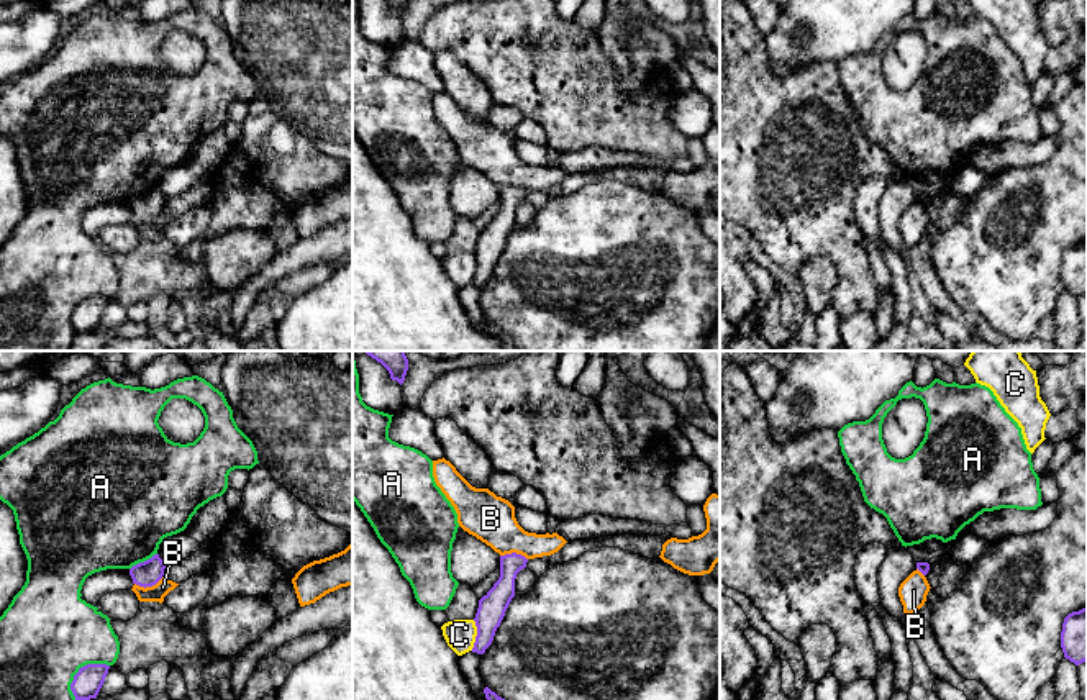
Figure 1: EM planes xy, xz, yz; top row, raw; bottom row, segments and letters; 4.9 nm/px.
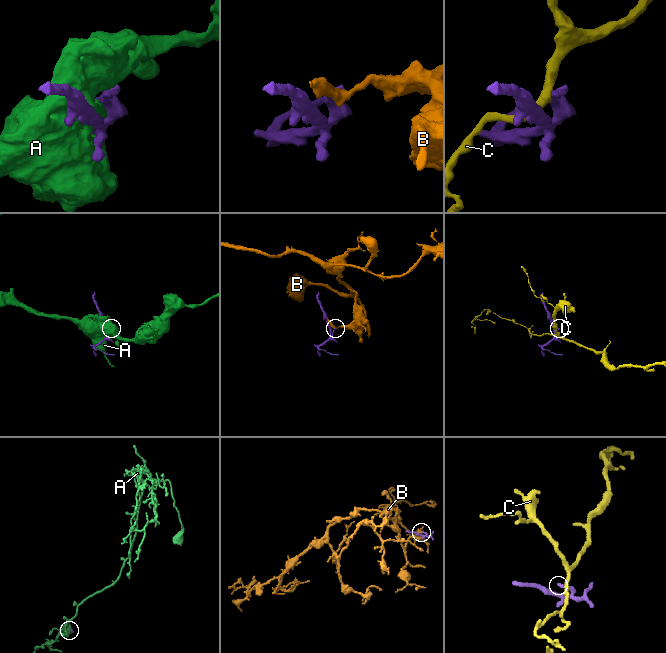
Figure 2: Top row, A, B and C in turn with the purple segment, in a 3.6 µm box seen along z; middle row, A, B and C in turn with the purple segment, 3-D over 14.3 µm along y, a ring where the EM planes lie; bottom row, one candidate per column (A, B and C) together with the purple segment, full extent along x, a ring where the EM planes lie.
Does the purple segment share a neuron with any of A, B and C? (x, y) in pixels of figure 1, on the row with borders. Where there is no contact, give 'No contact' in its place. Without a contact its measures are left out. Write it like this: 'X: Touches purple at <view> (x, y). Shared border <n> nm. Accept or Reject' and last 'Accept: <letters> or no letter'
A: Touches purple at xy (79, 669). Shared border 240 nm. Reject
B: Touches purple at xy (148, 586). Shared border 150 nm. Reject
C: Touches purple at xz (477, 635). Shared border 150 nm. Reject
Accept: no letter

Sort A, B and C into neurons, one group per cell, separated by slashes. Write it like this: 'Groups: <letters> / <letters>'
Groups: A / B / C

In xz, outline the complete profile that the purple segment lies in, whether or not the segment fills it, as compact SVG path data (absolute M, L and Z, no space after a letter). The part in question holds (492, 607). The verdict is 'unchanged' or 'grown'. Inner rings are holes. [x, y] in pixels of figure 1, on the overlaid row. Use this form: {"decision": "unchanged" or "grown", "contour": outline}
{"decision": "unchanged", "contour": "M512 552L500 556L500 577L493 587L479 600L475 613L477 636L472 652L484 654L492 644L497 628L500 626L505 611L515 597L516 574L526 567L528 559Z"}

